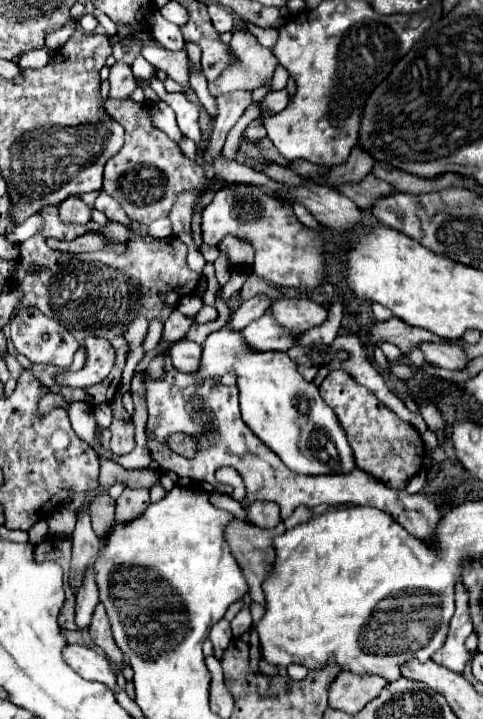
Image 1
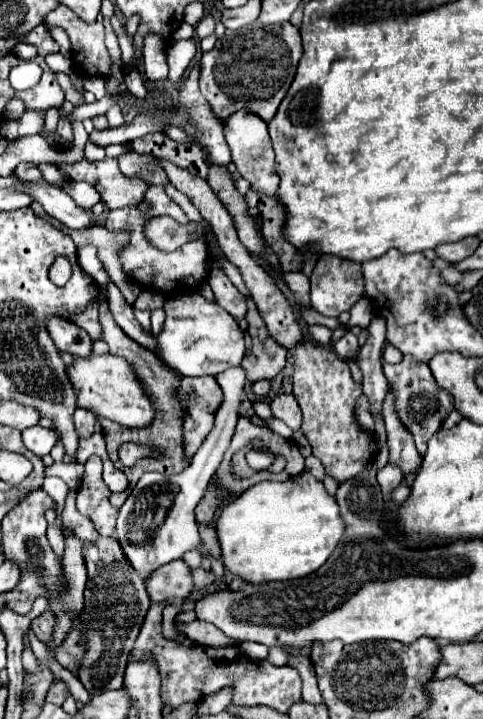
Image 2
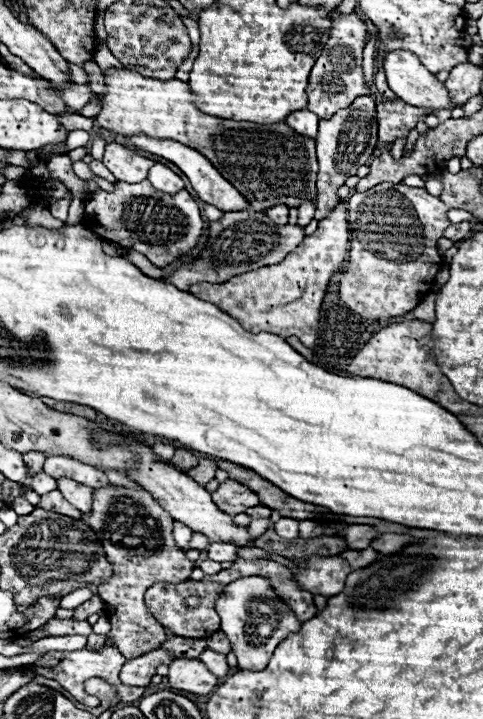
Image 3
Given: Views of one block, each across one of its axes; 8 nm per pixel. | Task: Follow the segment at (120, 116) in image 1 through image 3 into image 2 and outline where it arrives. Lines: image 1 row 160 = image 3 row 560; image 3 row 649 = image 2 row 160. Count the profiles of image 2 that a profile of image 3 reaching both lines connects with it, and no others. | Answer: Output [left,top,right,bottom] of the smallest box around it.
[84,140,168,186]

